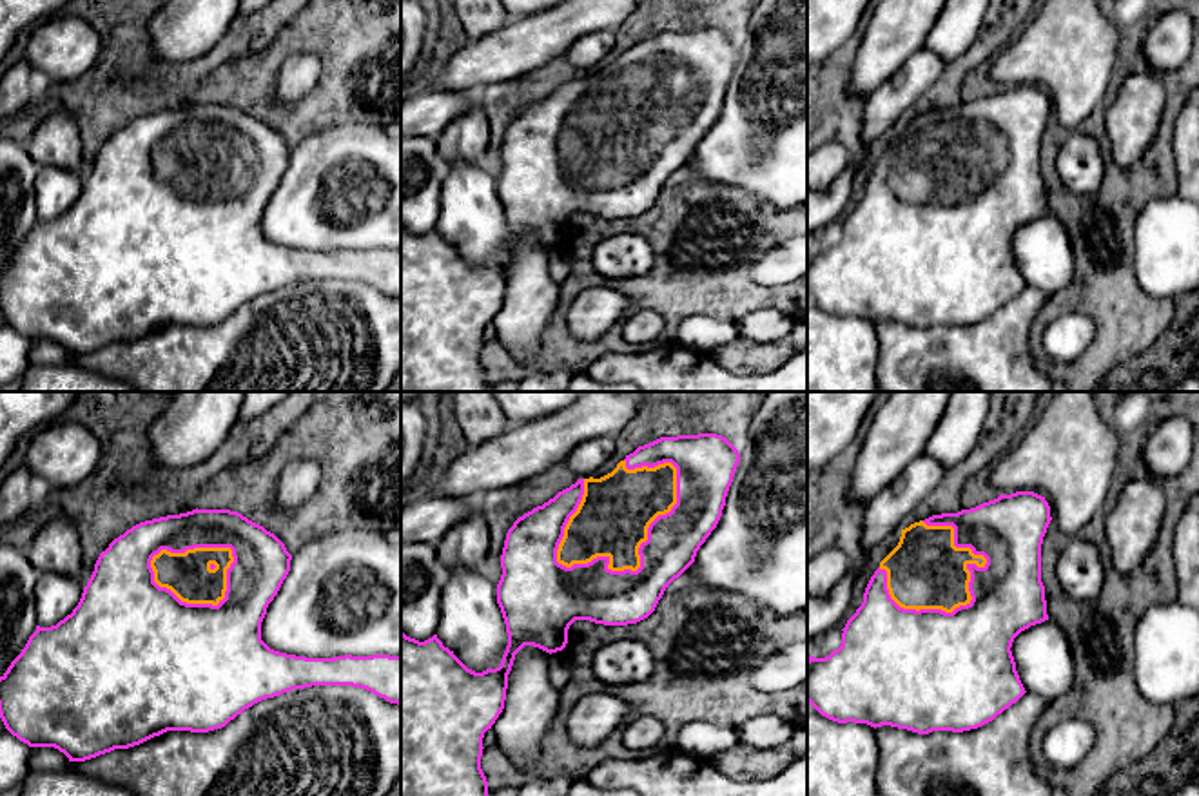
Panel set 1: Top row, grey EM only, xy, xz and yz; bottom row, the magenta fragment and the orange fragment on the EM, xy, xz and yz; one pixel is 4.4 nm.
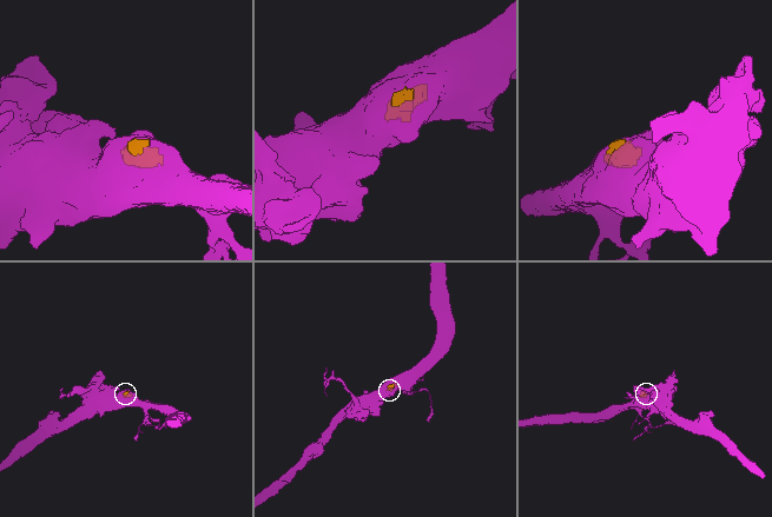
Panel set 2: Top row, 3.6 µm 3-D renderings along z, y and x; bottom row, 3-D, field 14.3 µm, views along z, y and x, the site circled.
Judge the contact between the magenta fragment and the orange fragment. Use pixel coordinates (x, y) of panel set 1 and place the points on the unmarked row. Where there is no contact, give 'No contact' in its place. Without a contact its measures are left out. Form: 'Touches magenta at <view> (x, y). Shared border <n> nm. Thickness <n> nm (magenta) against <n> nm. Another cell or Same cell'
Touches magenta at xz (641, 151). Shared border 700 nm. Thickness 240 nm (magenta) against 320 nm. Same cell

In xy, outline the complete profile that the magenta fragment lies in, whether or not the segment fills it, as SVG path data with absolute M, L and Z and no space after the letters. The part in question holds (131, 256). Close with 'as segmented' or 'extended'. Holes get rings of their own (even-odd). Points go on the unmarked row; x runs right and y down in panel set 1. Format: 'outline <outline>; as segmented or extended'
outline M192 103L180 109L167 109L140 116L114 132L105 145L100 147L94 165L83 181L78 199L56 219L40 221L29 230L22 247L11 256L0 270L0 312L5 323L29 341L54 341L63 346L69 355L85 355L114 343L129 343L140 339L167 325L209 326L225 321L254 297L279 290L292 283L312 279L352 279L374 286L390 297L401 299L401 250L372 248L372 250L334 250L307 252L270 243L261 234L261 216L268 198L278 189L283 174L290 165L292 149L285 138L263 120L249 114L230 103Z; extended

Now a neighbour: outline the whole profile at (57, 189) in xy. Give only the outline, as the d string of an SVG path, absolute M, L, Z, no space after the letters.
M40 167L36 174L36 219L51 221L78 199L83 181L76 170Z

